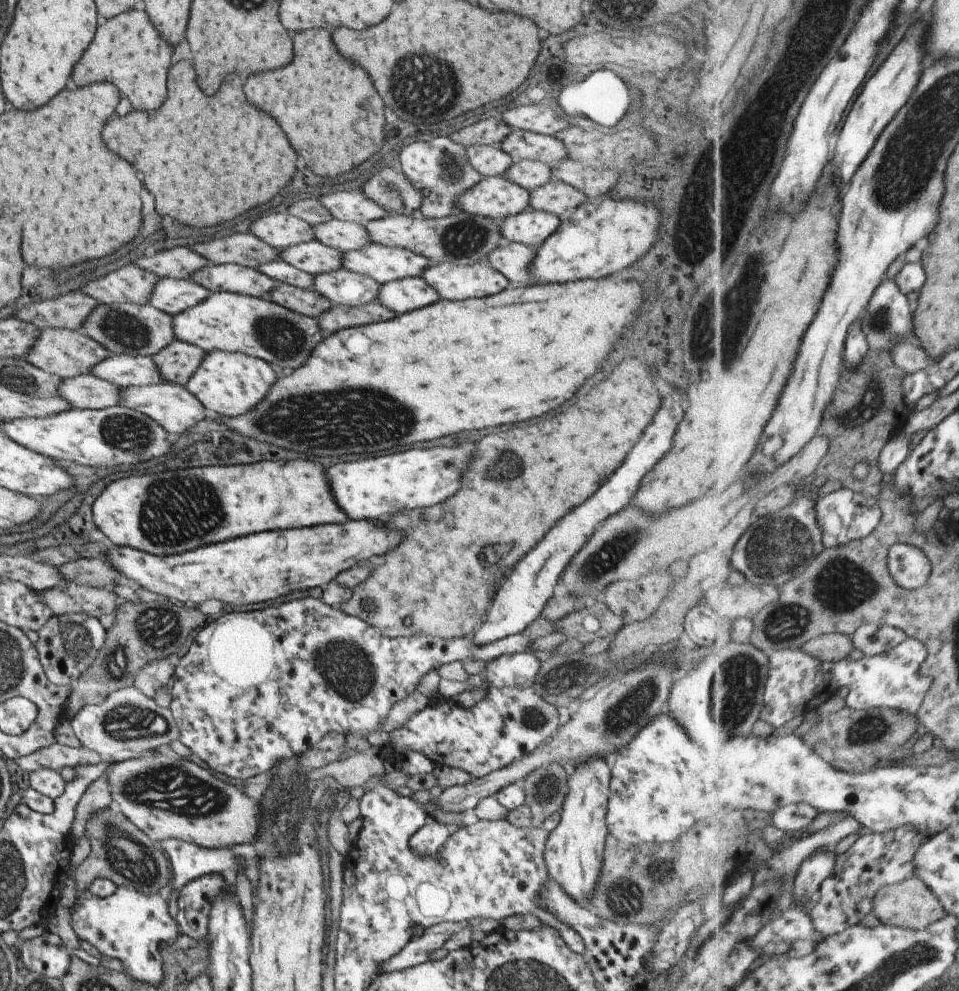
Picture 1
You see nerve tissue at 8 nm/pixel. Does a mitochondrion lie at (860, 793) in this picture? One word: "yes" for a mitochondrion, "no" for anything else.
no

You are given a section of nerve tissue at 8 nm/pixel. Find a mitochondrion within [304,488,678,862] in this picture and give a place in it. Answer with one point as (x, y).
(627, 713)

